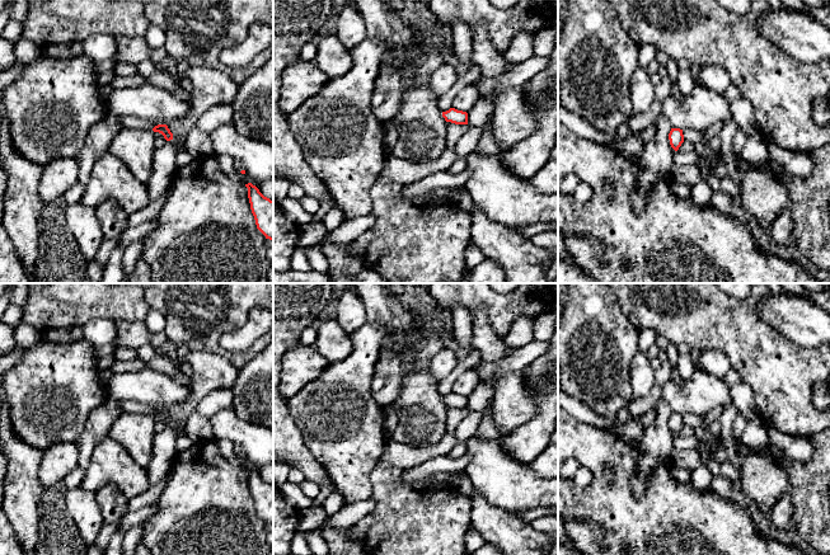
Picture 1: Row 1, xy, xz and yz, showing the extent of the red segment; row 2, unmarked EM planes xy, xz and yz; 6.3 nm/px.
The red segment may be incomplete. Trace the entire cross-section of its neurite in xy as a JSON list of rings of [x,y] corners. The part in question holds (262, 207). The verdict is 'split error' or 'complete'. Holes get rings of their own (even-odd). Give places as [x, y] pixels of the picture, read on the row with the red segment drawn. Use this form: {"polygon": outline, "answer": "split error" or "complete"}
{"polygon": [[[252,183],[245,184],[245,187],[257,229],[266,239],[273,240],[273,201],[264,197]]], "answer": "complete"}

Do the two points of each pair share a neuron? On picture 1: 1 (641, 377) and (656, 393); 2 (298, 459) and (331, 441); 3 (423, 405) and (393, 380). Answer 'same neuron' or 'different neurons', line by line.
1: different neurons
2: different neurons
3: different neurons

